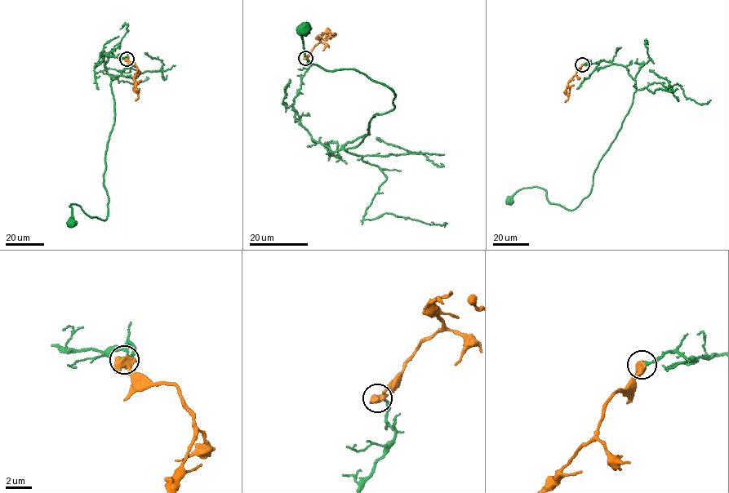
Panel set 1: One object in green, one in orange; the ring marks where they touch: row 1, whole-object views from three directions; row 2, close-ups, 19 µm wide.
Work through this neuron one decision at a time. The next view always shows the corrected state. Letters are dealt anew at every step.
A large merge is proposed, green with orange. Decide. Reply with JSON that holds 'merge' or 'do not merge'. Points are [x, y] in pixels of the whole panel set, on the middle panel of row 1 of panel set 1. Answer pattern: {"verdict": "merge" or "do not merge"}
{"verdict": "do not merge"}

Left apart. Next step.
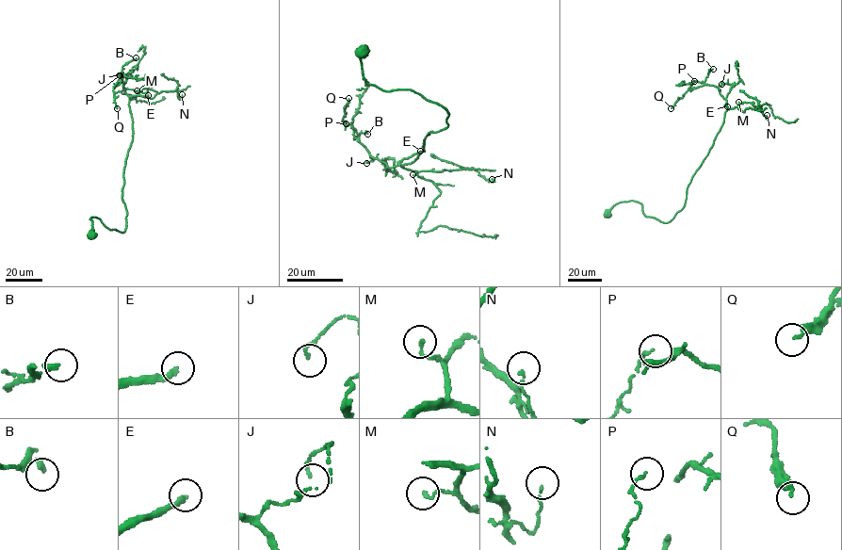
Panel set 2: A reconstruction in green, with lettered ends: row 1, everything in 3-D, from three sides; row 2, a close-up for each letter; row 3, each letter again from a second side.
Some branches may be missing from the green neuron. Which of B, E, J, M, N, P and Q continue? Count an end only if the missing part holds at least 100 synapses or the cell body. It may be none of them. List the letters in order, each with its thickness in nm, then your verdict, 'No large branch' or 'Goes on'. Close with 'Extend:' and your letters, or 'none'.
B: Thickness 240 nm. No large branch
E: Thickness 240 nm. Goes on
J: Thickness 130 nm. No large branch
M: Thickness 100 nm. No large branch
N: Thickness 100 nm. No large branch
P: Thickness 110 nm. No large branch
Q: Thickness 180 nm. No large branch
Extend: E

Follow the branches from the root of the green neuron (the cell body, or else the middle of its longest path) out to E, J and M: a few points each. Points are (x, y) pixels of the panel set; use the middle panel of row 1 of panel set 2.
E: (363, 52), (369, 84), (414, 90), (446, 109), (447, 127), (429, 132), (424, 152), (401, 167), (420, 151)
J: (363, 52), (369, 84), (414, 90), (448, 115), (413, 161), (390, 168), (369, 155), (366, 163)
M: (363, 52), (369, 84), (414, 90), (447, 112), (447, 127), (429, 132), (424, 152), (402, 164), (412, 174)

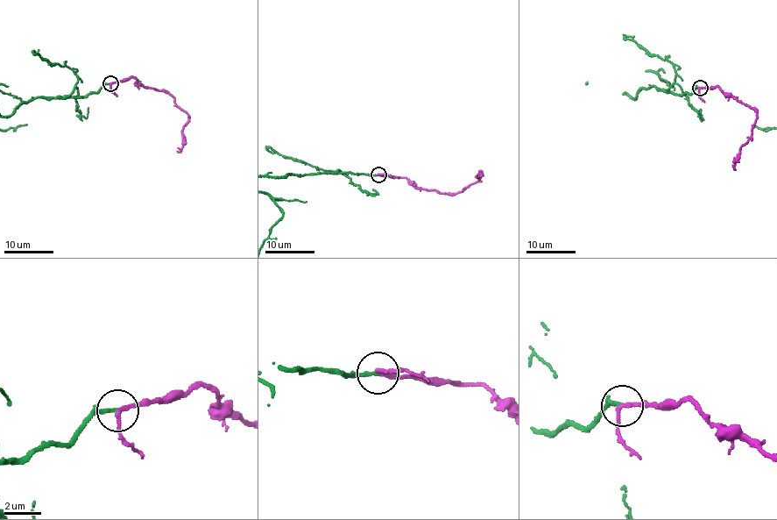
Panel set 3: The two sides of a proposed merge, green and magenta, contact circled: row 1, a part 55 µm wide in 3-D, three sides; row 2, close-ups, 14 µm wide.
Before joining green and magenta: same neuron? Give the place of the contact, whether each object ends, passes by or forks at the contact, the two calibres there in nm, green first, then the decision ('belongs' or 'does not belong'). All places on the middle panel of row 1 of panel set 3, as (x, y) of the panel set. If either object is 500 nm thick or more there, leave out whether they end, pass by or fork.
place (378, 174); green ends; magenta passes by; calibres 200 and 200 nm; belongs

